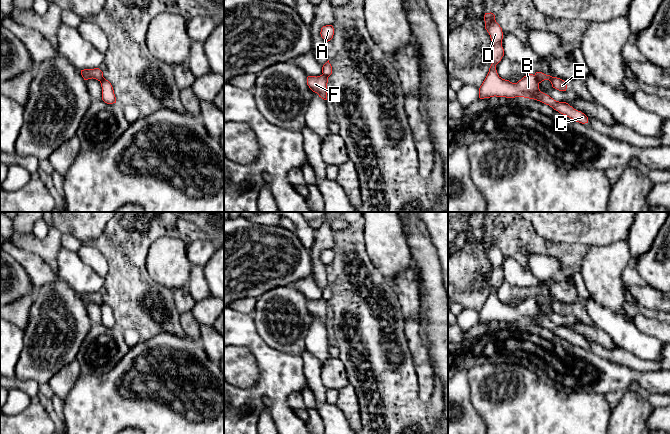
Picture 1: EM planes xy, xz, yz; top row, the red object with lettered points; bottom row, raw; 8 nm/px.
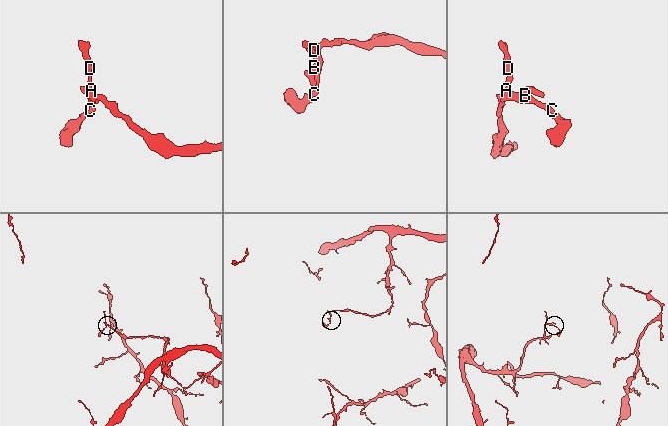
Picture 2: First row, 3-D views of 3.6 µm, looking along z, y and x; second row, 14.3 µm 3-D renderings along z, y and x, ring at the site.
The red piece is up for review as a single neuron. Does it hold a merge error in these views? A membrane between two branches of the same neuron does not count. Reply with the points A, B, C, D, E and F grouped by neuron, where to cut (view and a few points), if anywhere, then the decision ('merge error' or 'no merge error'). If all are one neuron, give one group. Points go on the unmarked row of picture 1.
A B C D / E F | yz (534, 299), (539, 306) | merge error

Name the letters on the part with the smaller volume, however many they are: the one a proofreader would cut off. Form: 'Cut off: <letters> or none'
Cut off: E, F

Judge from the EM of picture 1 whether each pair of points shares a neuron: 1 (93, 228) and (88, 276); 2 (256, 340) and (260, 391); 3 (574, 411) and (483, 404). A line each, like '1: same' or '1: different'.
1: different
2: same
3: same

